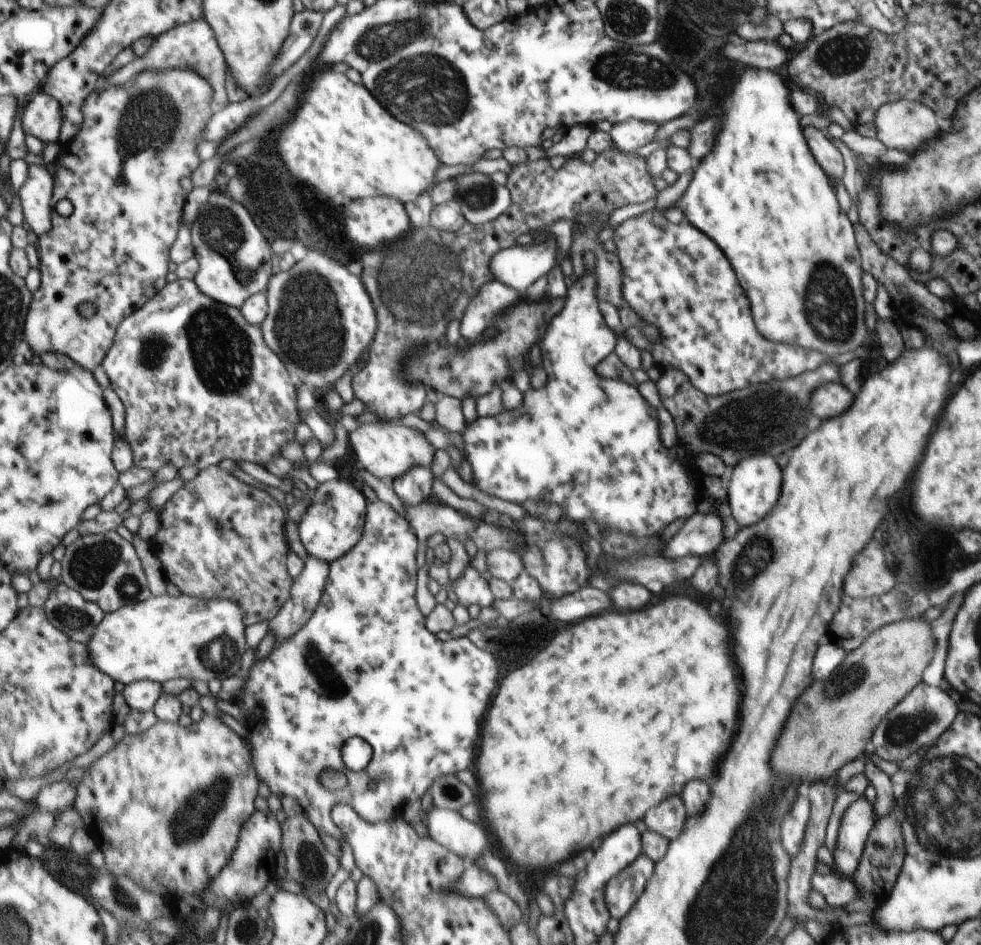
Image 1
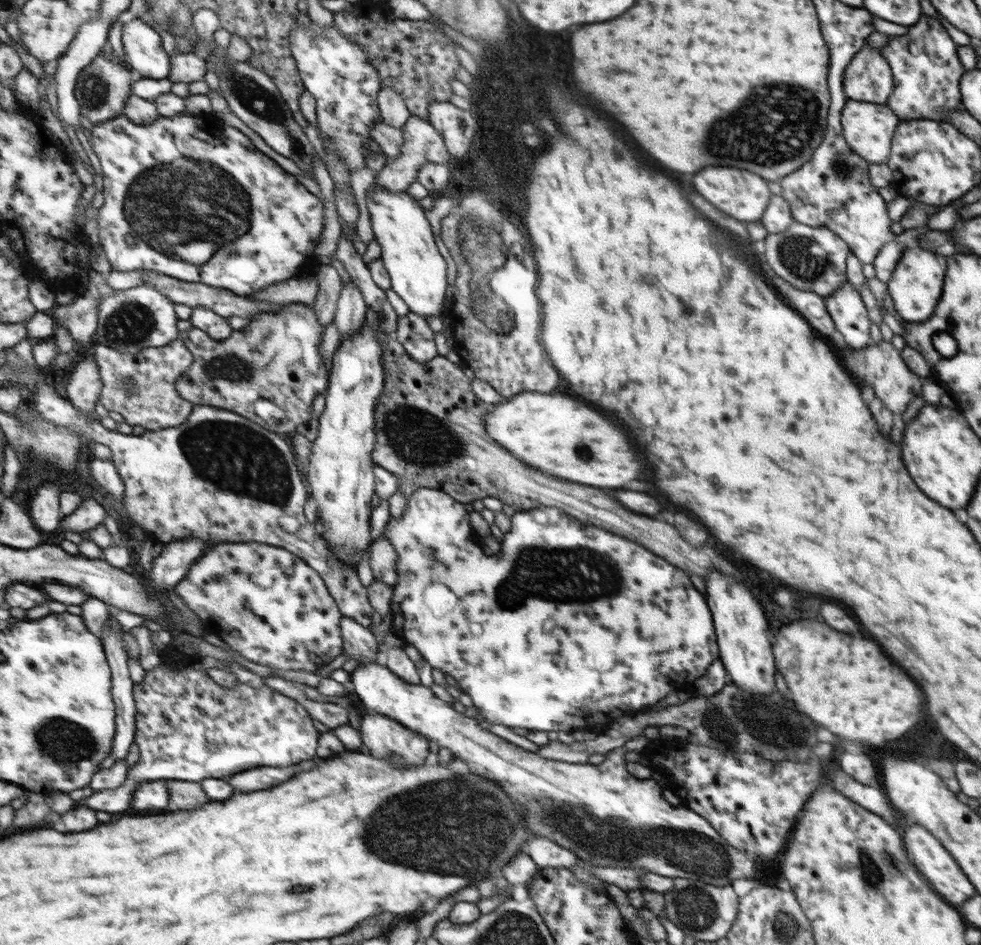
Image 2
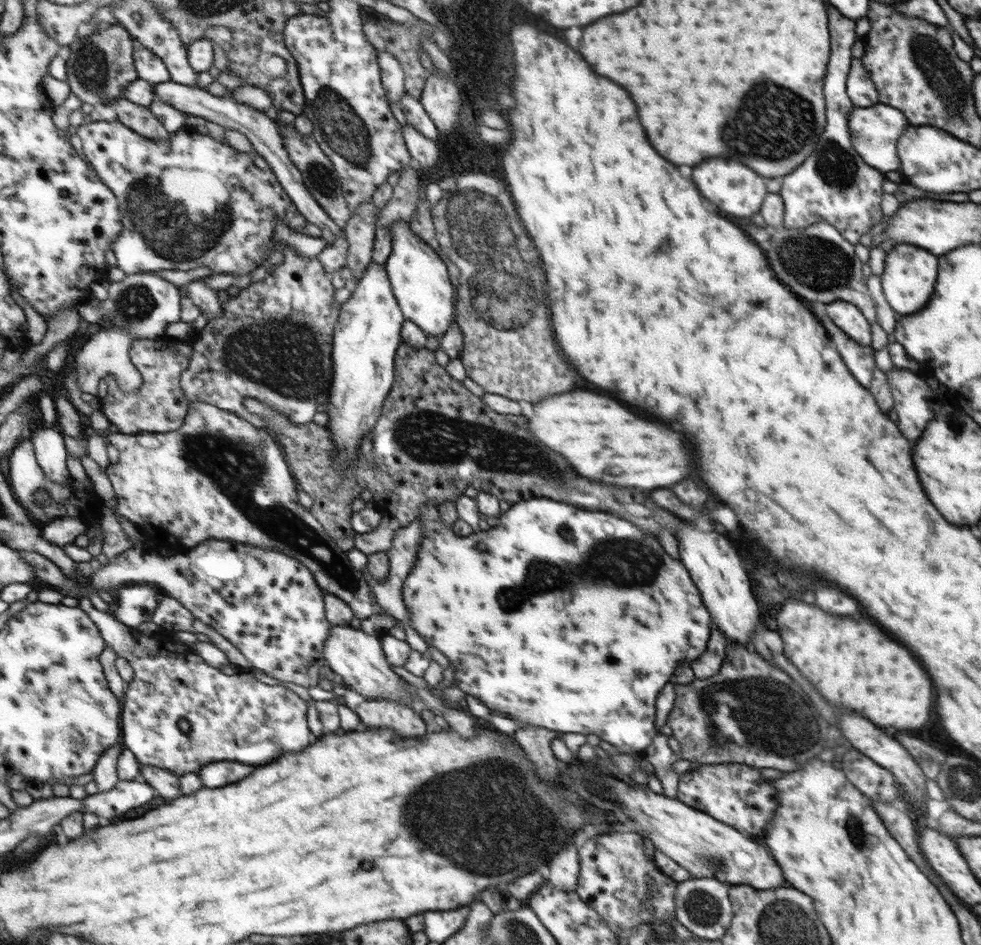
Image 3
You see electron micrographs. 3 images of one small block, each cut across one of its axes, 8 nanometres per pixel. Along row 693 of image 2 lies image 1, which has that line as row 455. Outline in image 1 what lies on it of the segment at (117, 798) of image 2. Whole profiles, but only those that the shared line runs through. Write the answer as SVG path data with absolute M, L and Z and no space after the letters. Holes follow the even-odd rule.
M177 279L169 282L164 290L160 291L144 308L137 310L130 318L124 320L116 334L116 342L103 365L110 378L110 384L124 400L127 406L127 428L123 437L133 446L135 452L135 464L144 470L154 470L157 472L163 466L172 464L177 470L182 470L185 466L197 466L201 469L208 469L218 465L226 459L232 458L234 461L244 460L254 462L260 466L267 467L276 458L281 458L282 450L286 444L294 442L296 439L296 428L303 421L300 419L299 390L297 381L288 370L287 363L271 346L268 346L262 326L256 326L248 322L244 316L243 309L225 306L221 302L210 298L198 286L196 280Z

